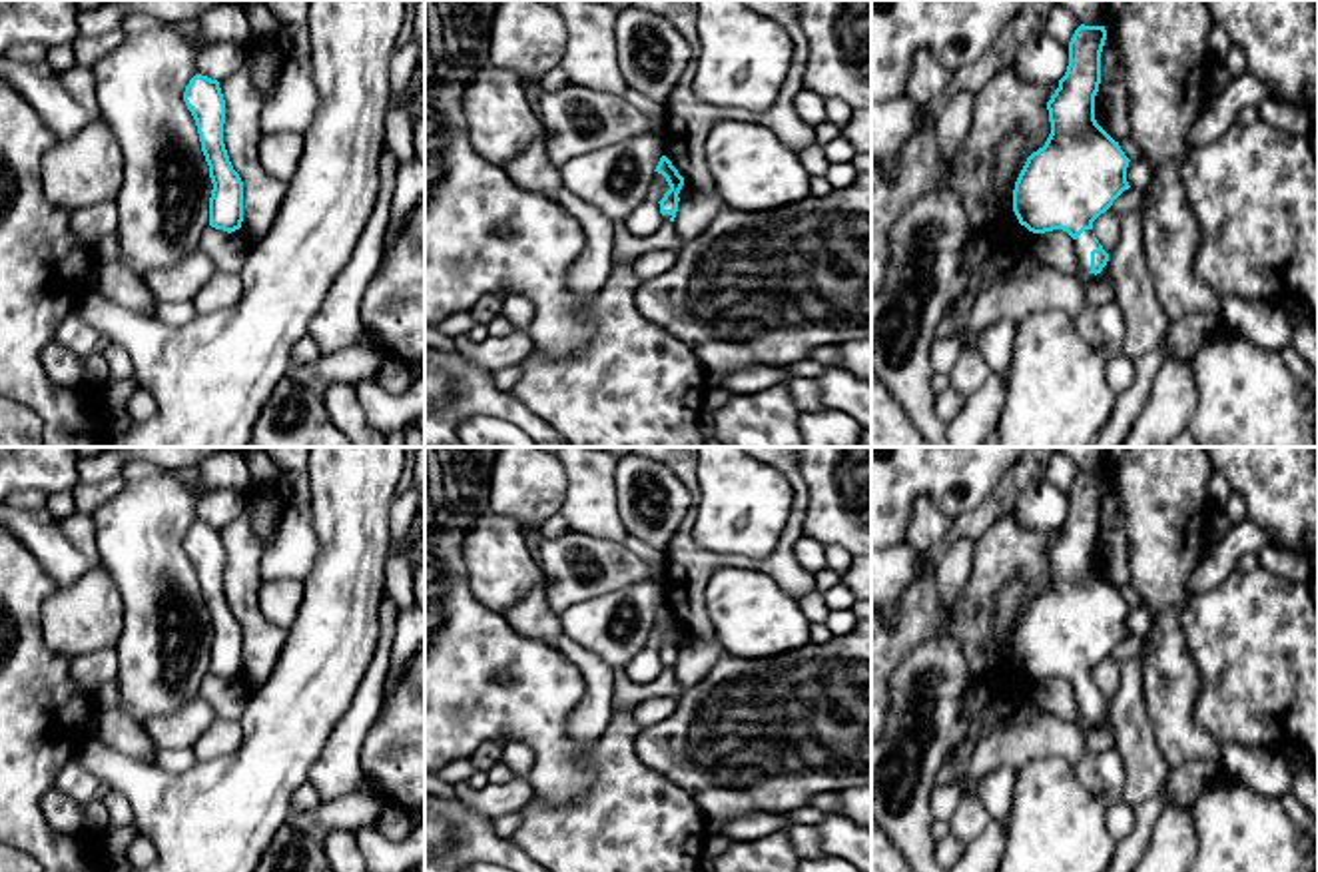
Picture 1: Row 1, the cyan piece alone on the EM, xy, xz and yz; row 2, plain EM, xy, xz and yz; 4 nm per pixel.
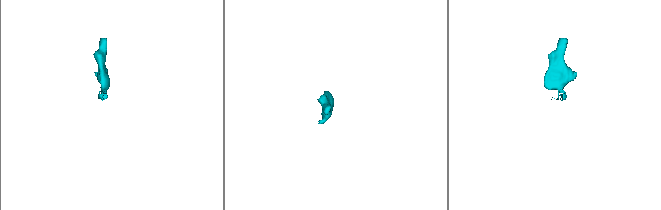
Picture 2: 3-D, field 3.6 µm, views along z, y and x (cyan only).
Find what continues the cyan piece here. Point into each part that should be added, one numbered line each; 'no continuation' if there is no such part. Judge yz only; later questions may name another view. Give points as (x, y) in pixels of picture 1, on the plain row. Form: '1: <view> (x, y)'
1: yz (1083, 691)

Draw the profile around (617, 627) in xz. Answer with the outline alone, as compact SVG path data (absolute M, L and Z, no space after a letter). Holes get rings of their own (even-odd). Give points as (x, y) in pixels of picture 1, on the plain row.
M656 579L580 601L560 613L562 635L594 653L616 674L648 647L654 617L664 603Z

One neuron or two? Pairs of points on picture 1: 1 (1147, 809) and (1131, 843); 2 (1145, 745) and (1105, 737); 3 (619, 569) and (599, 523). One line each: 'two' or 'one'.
1: one
2: two
3: two

